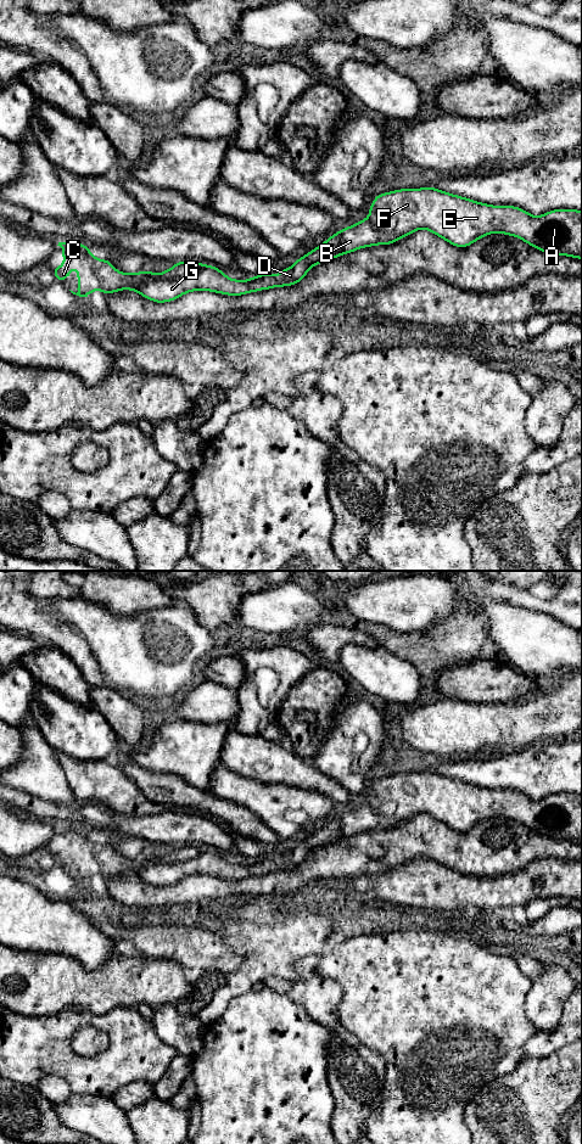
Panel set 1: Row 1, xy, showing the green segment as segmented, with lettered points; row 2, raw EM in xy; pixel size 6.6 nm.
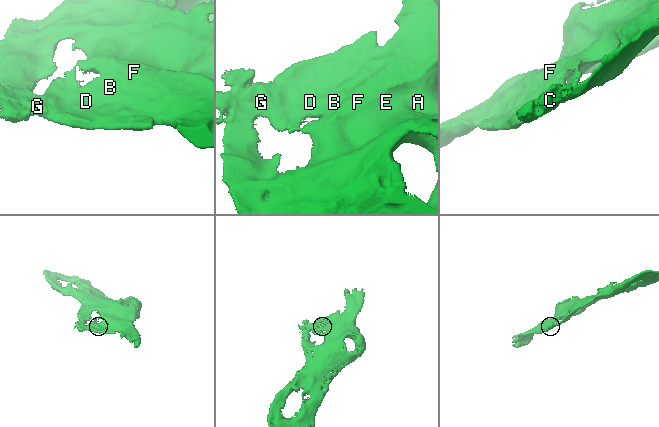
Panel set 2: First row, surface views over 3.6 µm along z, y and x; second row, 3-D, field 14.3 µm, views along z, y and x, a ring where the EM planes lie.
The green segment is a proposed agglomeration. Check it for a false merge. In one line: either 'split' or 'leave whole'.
split

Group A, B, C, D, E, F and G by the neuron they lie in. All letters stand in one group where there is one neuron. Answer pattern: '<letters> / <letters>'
A B D E F G / C

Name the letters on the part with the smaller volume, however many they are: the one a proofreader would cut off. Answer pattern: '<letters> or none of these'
C

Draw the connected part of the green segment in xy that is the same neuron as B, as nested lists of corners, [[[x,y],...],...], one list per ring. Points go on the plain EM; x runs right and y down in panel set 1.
[[[436,772],[401,773],[376,779],[369,791],[370,798],[359,807],[335,817],[320,830],[298,842],[292,851],[278,859],[262,858],[250,864],[234,864],[213,849],[202,848],[194,858],[179,863],[155,862],[131,874],[155,887],[166,887],[191,875],[211,875],[228,880],[242,880],[273,871],[292,870],[303,864],[317,848],[376,829],[391,829],[412,817],[426,813],[451,829],[464,832],[489,818],[505,818],[521,823],[542,836],[582,843],[582,795],[553,793],[535,801],[515,790],[491,790],[463,780],[441,775]]]

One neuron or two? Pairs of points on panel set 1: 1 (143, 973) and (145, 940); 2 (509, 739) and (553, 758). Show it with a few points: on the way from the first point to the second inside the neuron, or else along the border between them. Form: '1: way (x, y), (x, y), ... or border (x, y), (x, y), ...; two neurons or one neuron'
1: border (141, 953), (149, 957), (163, 957), (172, 960); two neurons
2: border (554, 739), (537, 741), (518, 750), (499, 752); two neurons

